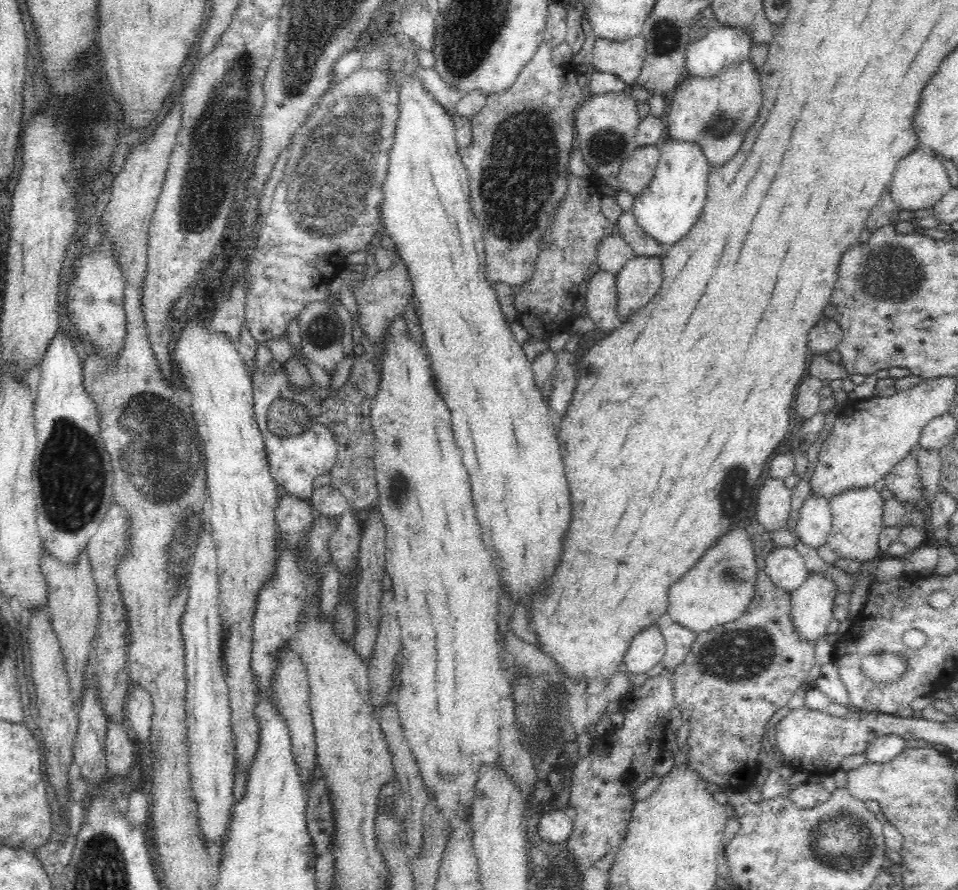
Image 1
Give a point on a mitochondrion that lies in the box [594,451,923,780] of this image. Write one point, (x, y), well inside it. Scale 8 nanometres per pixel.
(742, 654)

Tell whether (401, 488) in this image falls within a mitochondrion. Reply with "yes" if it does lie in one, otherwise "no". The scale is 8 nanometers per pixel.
yes

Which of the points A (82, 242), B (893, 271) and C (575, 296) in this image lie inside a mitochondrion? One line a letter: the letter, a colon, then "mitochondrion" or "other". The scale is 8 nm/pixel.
A: other
B: mitochondrion
C: other

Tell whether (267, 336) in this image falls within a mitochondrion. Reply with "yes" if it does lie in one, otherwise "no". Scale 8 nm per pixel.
no

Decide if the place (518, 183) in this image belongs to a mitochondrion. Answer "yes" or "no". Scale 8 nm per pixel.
yes

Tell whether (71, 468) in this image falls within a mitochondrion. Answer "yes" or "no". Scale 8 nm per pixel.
yes

